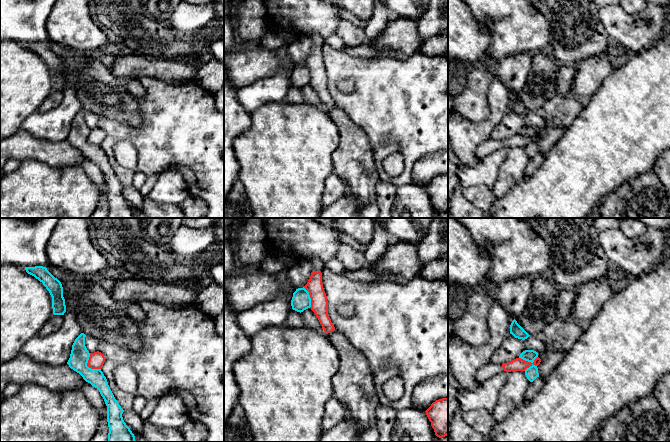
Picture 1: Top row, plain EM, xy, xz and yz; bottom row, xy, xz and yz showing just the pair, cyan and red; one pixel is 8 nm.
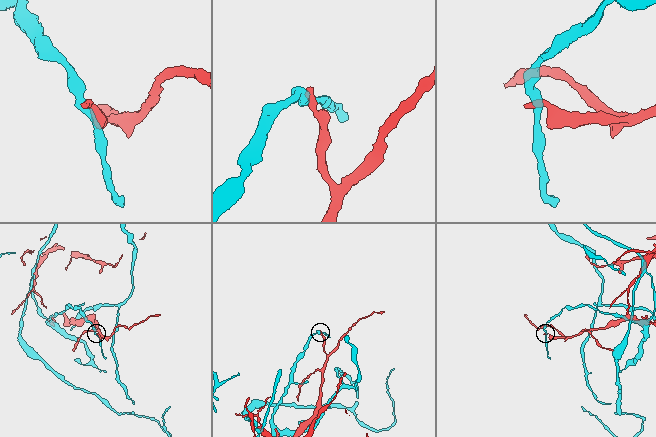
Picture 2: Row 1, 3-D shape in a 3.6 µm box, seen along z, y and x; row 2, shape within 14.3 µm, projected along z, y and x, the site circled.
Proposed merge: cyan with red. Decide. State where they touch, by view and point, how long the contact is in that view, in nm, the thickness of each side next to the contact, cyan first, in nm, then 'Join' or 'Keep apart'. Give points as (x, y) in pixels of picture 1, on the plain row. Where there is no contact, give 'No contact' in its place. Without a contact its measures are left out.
Touches cyan at yz (528, 137). Shared border 160 nm. Thickness 100 nm (cyan) against 110 nm. Keep apart

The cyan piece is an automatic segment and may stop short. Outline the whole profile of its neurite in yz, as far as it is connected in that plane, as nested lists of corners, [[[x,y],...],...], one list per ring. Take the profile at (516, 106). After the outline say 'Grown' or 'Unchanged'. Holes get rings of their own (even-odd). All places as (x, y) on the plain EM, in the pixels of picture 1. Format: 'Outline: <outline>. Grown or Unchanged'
Outline: [[[514,95],[510,101],[510,110],[512,110],[515,114],[525,116],[530,111],[517,99]]]. Unchanged

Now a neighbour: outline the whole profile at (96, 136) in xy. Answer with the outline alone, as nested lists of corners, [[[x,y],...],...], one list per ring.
[[[97,127],[94,129],[90,129],[90,133],[87,139],[87,142],[91,145],[101,145],[105,138],[104,131]]]

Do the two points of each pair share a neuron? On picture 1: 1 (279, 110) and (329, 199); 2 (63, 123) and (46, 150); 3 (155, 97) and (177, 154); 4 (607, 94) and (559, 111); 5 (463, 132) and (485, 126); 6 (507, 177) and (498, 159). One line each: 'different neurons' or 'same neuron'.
1: different neurons
2: different neurons
3: same neuron
4: different neurons
5: same neuron
6: different neurons

